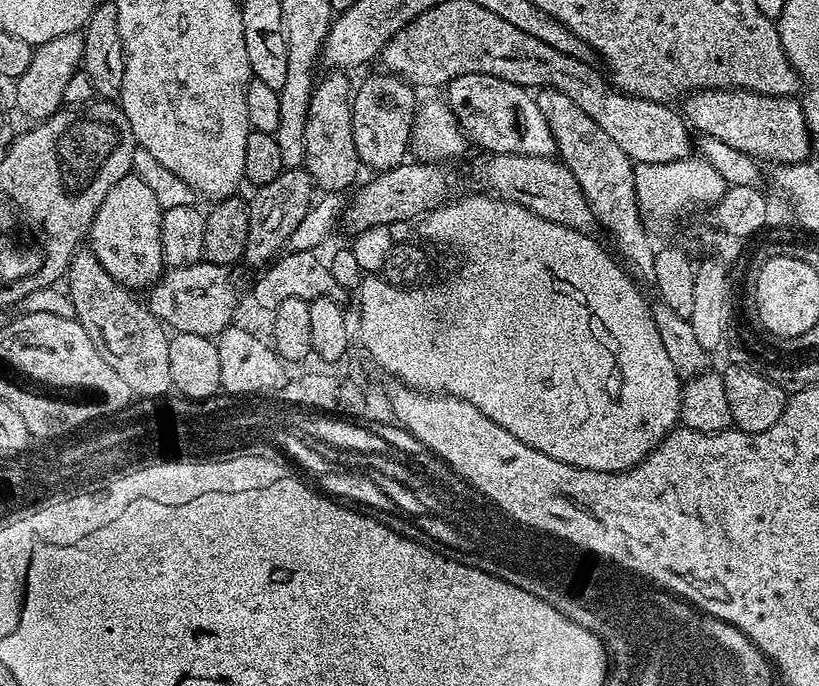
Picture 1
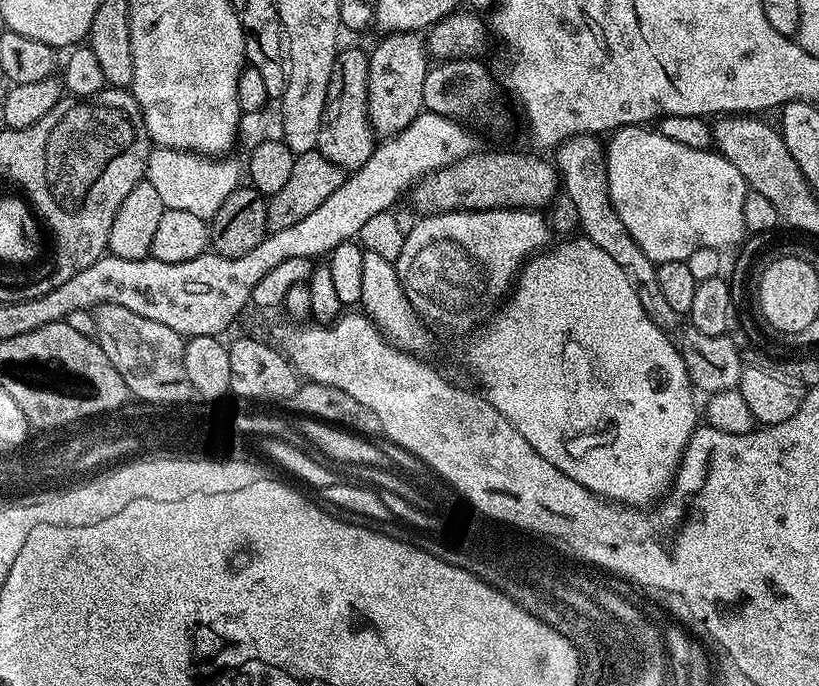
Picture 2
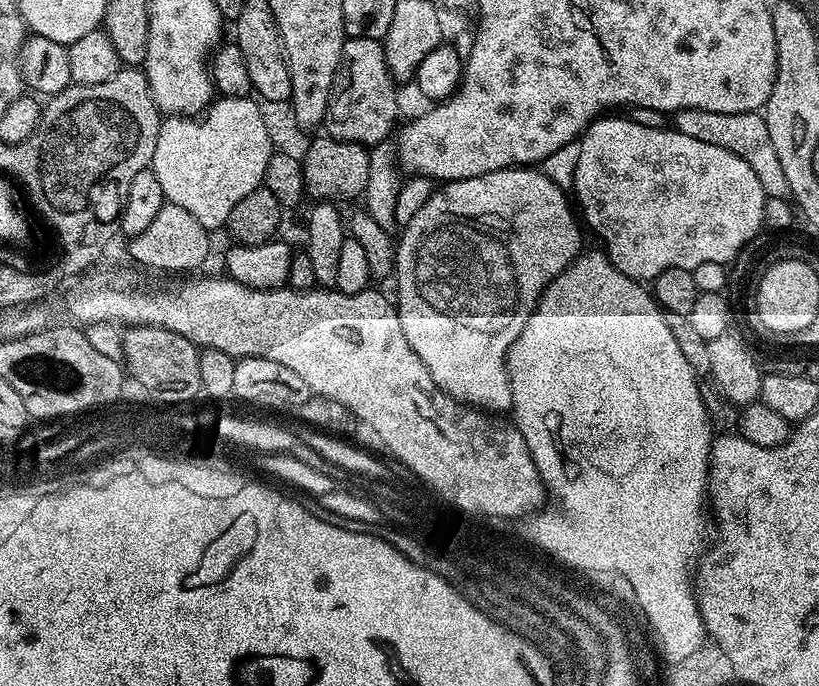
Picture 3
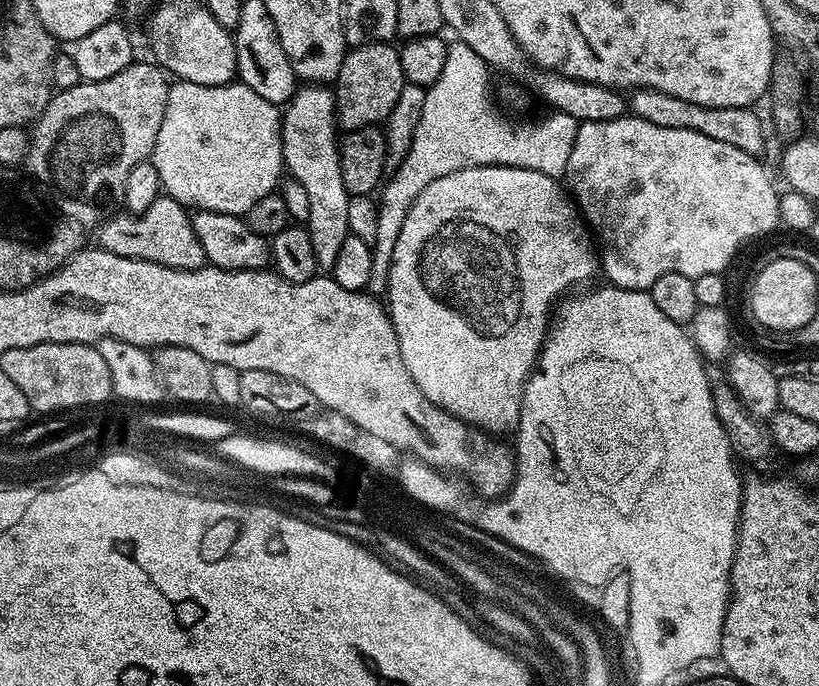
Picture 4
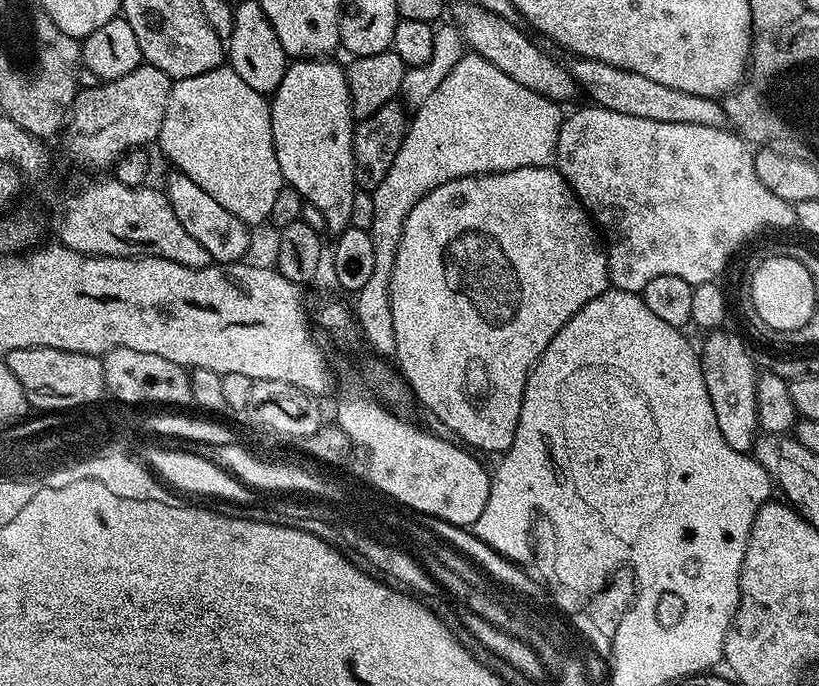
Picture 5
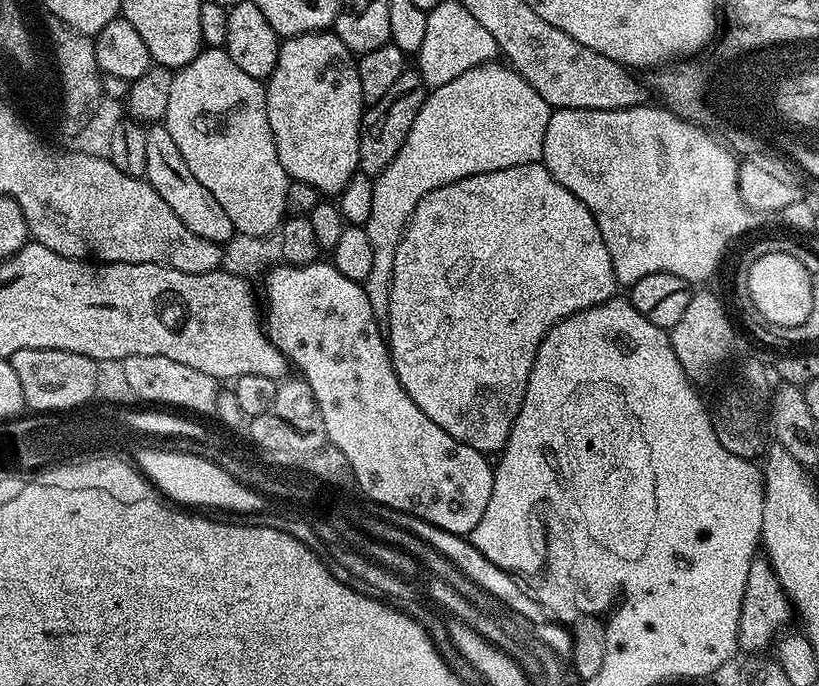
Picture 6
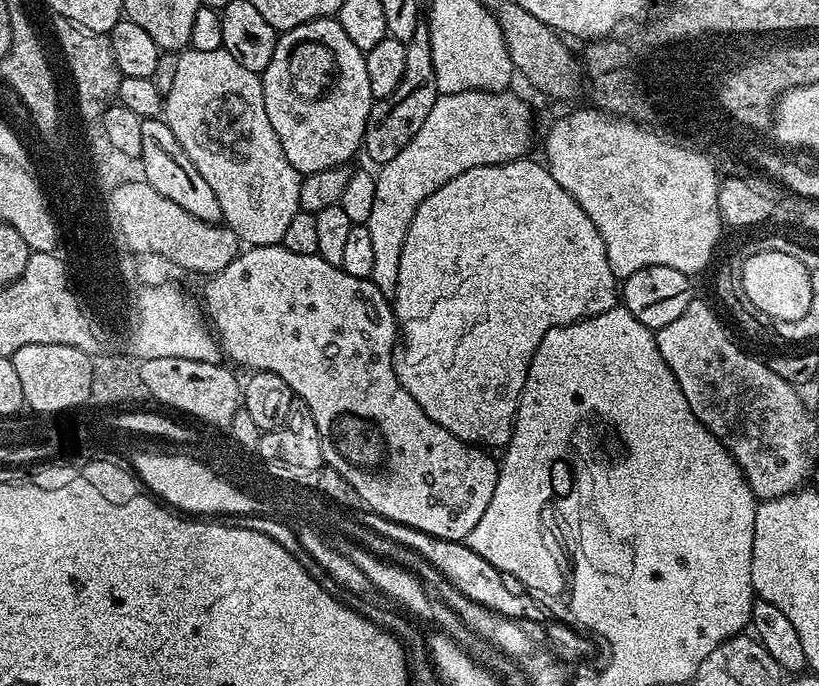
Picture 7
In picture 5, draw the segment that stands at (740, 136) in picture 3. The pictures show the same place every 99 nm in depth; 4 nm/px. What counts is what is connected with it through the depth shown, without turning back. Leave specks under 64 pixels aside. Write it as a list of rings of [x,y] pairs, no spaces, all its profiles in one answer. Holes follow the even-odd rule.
[[[576,58],[571,61],[570,71],[575,78],[579,91],[589,96],[597,108],[614,110],[618,114],[630,114],[630,118],[650,118],[650,122],[690,122],[694,126],[721,127],[725,114],[721,103],[711,96],[686,94],[682,90],[670,90],[662,82],[650,82],[643,74],[634,74],[610,66],[606,62]]]

